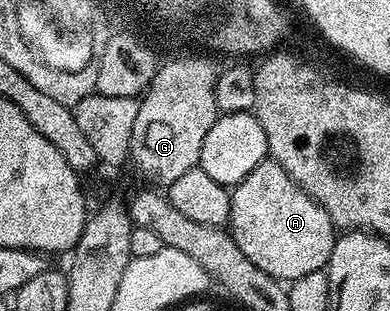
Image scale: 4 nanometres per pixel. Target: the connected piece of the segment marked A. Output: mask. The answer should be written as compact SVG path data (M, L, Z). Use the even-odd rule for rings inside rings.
M273 159L261 161L230 194L228 231L234 242L268 275L289 283L325 270L336 240L334 220Z

